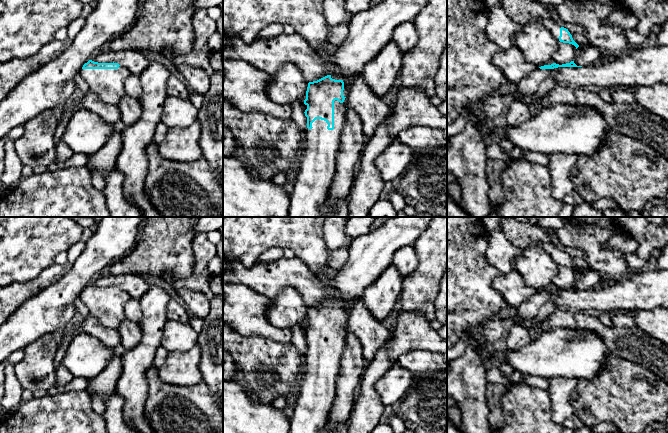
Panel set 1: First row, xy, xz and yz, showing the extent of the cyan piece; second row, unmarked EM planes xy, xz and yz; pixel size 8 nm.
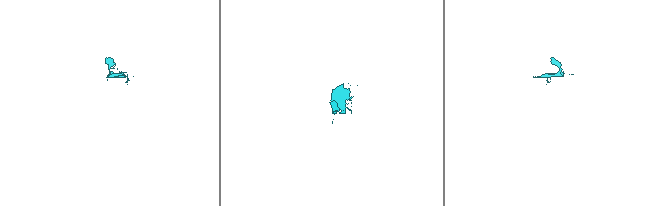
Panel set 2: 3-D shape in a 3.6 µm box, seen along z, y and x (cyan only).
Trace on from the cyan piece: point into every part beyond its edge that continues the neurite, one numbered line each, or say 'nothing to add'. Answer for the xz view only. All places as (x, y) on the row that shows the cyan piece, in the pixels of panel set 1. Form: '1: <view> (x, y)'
1: xz (317, 167)

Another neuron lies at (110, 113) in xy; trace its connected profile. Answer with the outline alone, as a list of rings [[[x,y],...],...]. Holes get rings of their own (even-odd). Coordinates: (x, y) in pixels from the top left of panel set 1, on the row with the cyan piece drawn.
[[[89,91],[81,99],[82,107],[97,114],[111,125],[121,124],[121,113],[117,104],[108,104],[101,101],[98,96]]]

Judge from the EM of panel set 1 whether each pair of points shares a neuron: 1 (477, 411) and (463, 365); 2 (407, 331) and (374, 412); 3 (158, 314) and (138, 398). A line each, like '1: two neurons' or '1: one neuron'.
1: one neuron
2: one neuron
3: one neuron

